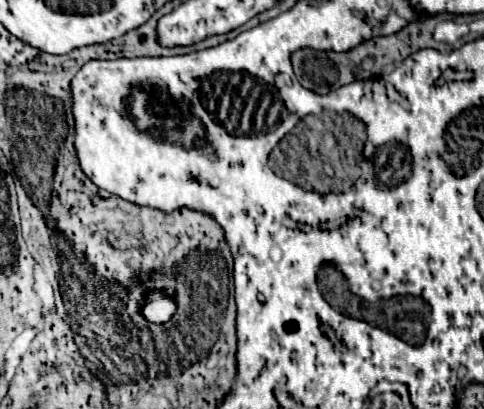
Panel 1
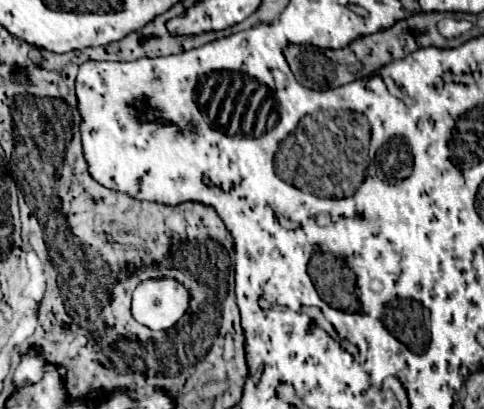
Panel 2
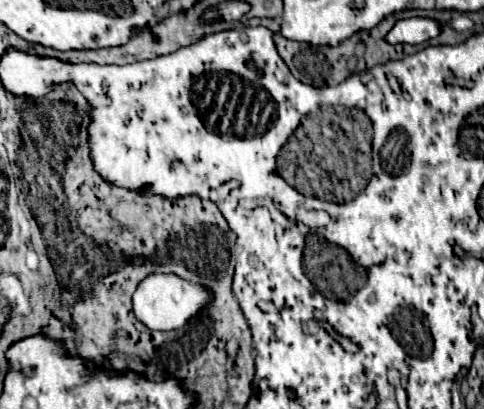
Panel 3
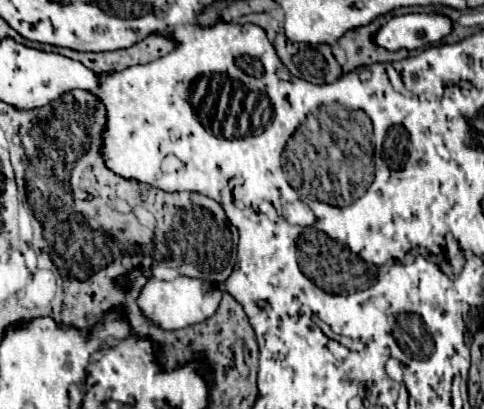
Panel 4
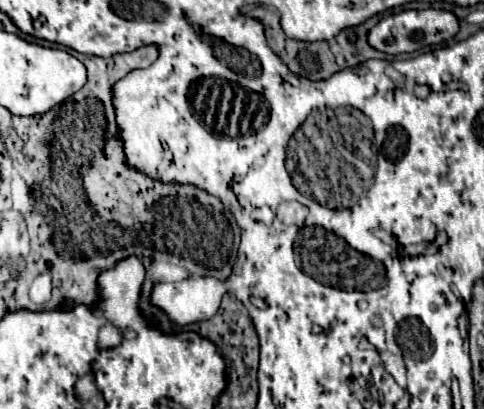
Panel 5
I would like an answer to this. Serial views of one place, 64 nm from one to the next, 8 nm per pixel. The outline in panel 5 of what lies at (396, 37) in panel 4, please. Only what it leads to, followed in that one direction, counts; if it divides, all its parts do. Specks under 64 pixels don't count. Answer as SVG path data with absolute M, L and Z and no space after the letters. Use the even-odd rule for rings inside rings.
M404 10L400 14L388 16L380 20L370 32L368 32L368 44L380 52L386 54L402 54L402 52L416 52L426 46L442 44L450 38L454 38L458 32L458 18L448 10Z

